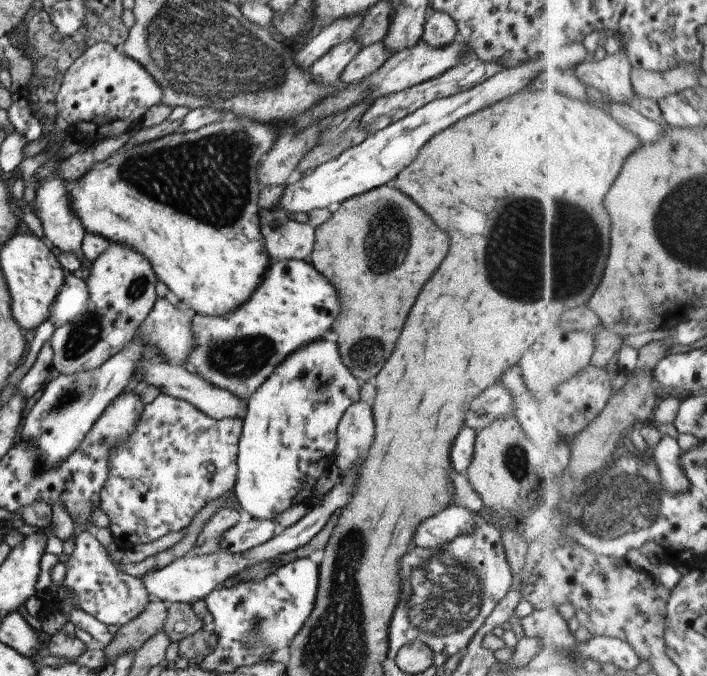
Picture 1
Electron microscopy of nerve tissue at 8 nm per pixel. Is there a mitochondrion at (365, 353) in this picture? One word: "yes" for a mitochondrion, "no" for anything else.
yes

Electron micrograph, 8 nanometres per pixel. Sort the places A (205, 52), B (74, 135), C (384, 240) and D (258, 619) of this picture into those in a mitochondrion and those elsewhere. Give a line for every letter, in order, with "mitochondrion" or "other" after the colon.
A: mitochondrion
B: other
C: mitochondrion
D: mitochondrion

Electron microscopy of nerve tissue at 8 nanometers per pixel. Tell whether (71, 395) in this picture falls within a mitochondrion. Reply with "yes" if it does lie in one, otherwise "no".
yes

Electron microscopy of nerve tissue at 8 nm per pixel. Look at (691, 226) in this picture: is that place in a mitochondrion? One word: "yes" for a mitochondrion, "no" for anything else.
yes

